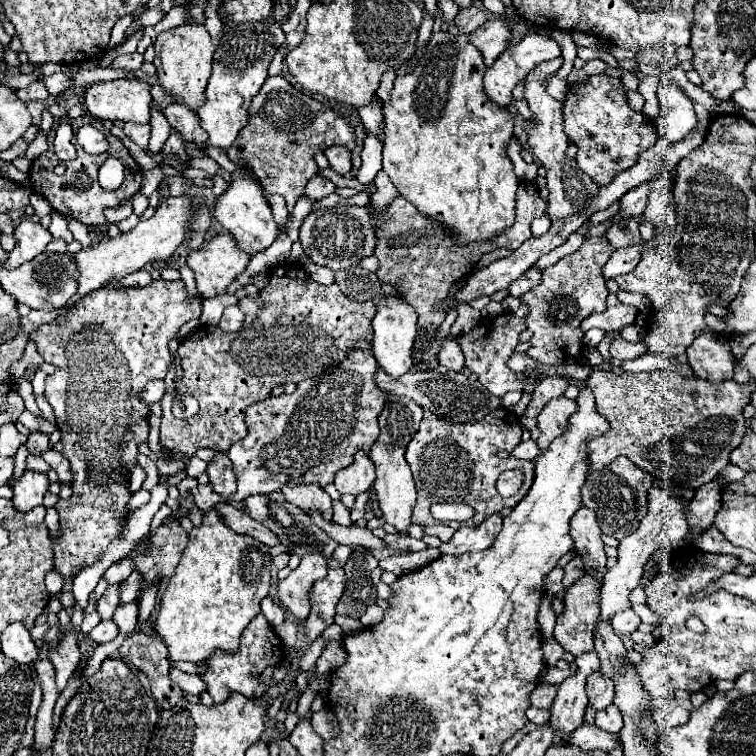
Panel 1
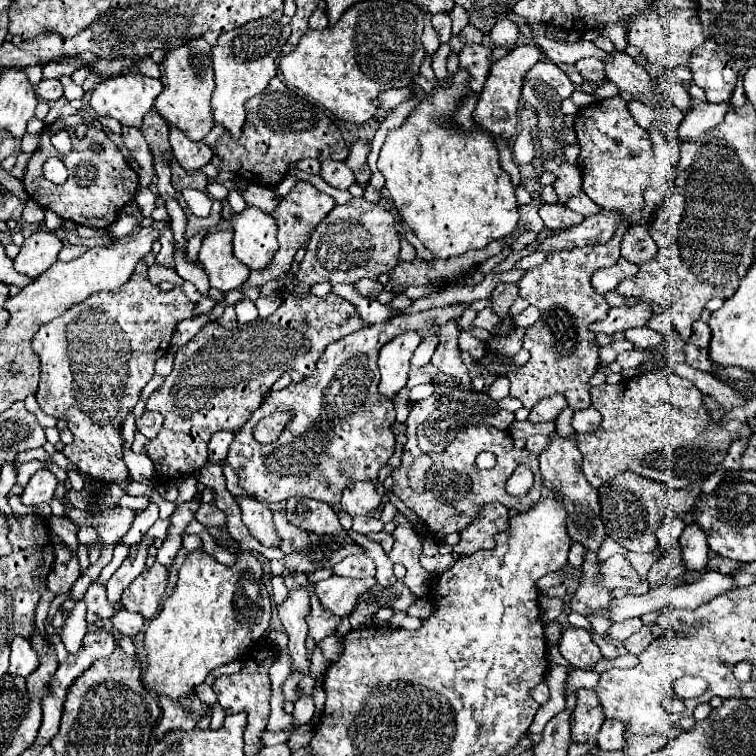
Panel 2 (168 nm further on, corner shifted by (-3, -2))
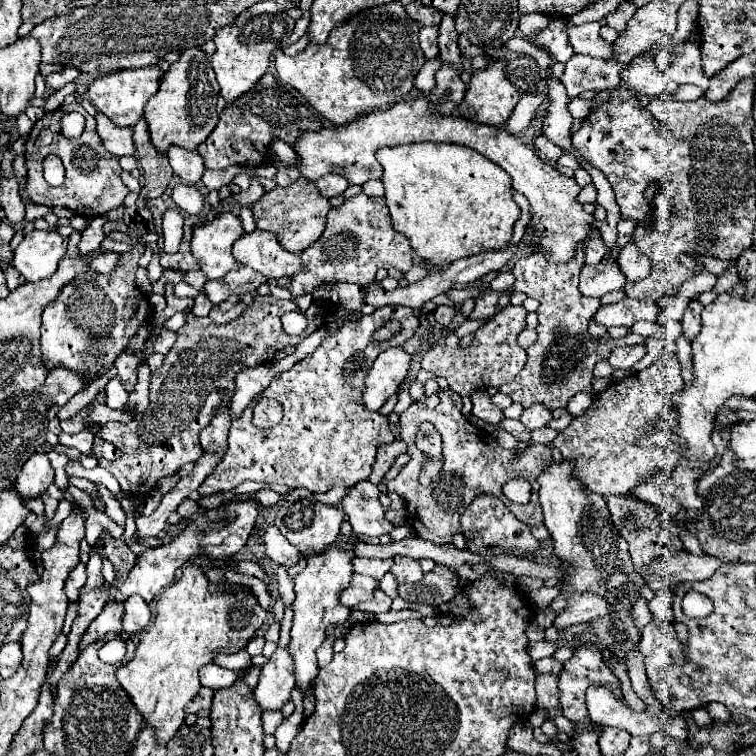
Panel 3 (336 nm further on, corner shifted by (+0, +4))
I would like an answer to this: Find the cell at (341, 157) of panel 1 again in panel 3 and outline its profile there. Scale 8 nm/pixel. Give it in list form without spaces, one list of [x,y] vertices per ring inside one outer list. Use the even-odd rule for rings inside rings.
[[[330,173],[330,175],[326,175],[326,177],[322,177],[322,179],[316,181],[318,193],[324,195],[326,199],[342,195],[346,191],[346,187],[348,187],[348,181],[340,173]]]

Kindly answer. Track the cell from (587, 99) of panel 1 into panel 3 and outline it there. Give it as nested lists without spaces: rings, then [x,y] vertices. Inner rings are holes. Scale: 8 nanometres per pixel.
[[[624,87],[614,89],[610,99],[586,117],[580,131],[574,133],[572,141],[584,159],[598,167],[610,181],[622,217],[646,221],[652,213],[652,205],[644,199],[644,189],[650,181],[660,177],[658,159],[666,155],[670,158],[668,151],[672,151],[672,143],[669,147],[662,144],[660,123],[638,103],[636,95]]]

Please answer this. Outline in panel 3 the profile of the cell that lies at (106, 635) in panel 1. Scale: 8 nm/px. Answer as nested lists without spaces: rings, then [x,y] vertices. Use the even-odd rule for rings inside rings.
[[[130,595],[124,601],[124,609],[126,609],[126,613],[124,613],[124,633],[134,635],[134,633],[144,631],[148,627],[152,613],[150,613],[148,603],[142,597]]]

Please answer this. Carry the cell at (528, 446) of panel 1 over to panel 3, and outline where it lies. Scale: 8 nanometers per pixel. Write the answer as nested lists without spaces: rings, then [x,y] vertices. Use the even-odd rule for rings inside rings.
[[[544,427],[544,429],[536,429],[536,431],[532,431],[532,441],[534,441],[534,443],[550,445],[556,437],[558,437],[558,431],[556,431],[556,429],[550,429],[550,427]]]

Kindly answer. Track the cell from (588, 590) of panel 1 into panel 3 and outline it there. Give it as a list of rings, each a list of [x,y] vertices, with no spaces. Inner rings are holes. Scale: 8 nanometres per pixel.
[[[582,645],[576,649],[574,657],[570,661],[566,661],[562,673],[560,673],[560,709],[562,709],[562,715],[572,723],[572,729],[574,733],[576,731],[588,731],[588,729],[596,729],[596,731],[602,731],[602,725],[598,723],[592,723],[588,719],[588,709],[586,709],[586,689],[592,685],[592,683],[606,683],[606,687],[610,687],[614,693],[618,693],[622,697],[622,689],[620,689],[620,681],[618,677],[610,671],[610,667],[604,663],[602,659],[602,653],[594,647],[594,645]]]

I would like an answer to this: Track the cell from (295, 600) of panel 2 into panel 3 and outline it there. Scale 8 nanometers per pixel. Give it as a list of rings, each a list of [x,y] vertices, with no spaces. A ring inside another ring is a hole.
[[[276,649],[270,661],[262,667],[260,683],[254,689],[254,701],[264,711],[278,711],[290,699],[294,689],[294,663],[288,649]]]

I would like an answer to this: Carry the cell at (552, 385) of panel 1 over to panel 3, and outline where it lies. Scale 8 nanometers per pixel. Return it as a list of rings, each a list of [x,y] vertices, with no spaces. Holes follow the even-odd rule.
[[[532,405],[528,409],[524,409],[520,421],[528,427],[528,429],[542,429],[548,425],[548,421],[552,419],[550,411],[546,407],[540,407],[540,405]]]

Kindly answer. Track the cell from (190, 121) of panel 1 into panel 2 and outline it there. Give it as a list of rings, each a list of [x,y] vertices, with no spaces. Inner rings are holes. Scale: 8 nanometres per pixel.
[[[173,125],[169,127],[169,141],[171,141],[171,149],[173,149],[175,159],[187,171],[201,169],[213,157],[213,151],[205,143],[189,141],[189,137],[185,137],[185,133],[181,133],[181,129],[177,129]]]

